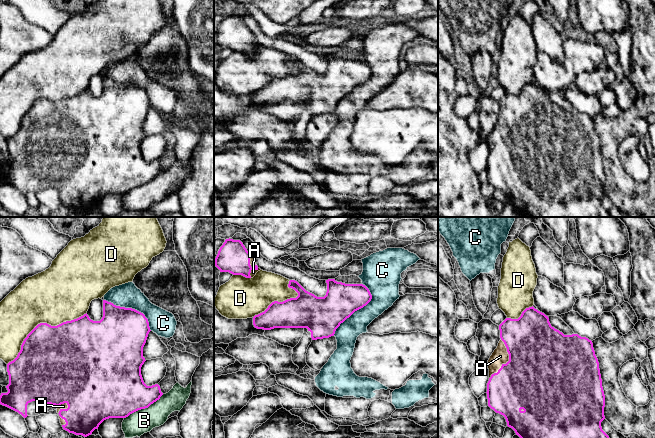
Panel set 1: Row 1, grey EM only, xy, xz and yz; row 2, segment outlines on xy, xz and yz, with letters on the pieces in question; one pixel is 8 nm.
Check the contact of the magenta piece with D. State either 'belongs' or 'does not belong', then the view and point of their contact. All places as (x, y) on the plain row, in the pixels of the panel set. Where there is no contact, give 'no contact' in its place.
does not belong | xy (41, 99)

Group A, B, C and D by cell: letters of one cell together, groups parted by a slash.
A / B / C / D

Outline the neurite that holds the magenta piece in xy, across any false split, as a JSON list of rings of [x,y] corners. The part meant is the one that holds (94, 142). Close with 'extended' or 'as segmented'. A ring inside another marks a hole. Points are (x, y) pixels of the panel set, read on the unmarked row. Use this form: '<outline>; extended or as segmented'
[[[103,76],[103,93],[100,97],[91,96],[86,89],[57,102],[40,99],[24,115],[17,133],[7,140],[8,168],[1,169],[0,180],[24,194],[28,192],[27,181],[32,177],[55,181],[63,205],[84,213],[91,211],[106,195],[126,194],[148,184],[163,171],[158,160],[147,162],[141,151],[141,143],[146,137],[143,123],[150,107],[148,95],[143,89],[106,76]]]; extended

